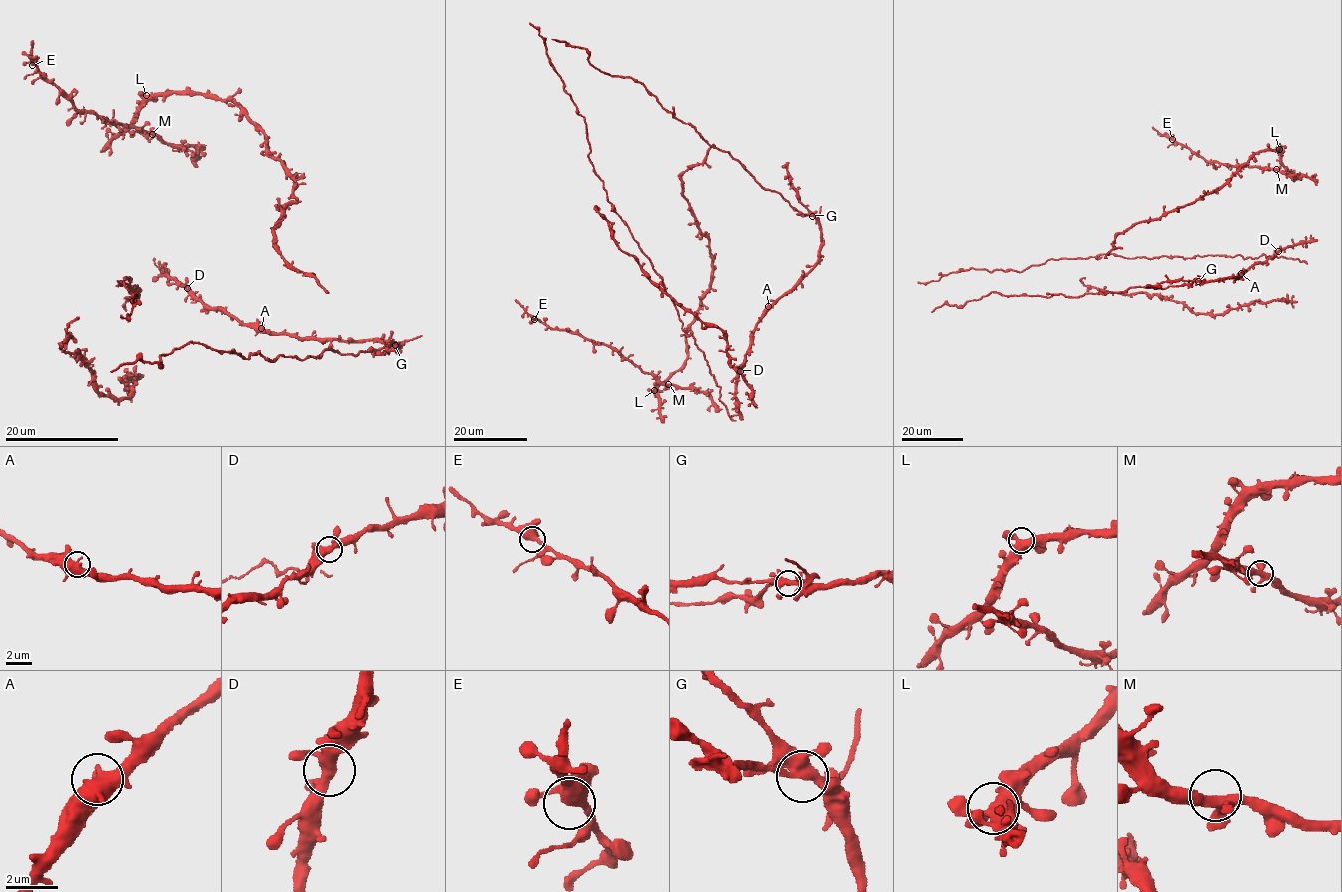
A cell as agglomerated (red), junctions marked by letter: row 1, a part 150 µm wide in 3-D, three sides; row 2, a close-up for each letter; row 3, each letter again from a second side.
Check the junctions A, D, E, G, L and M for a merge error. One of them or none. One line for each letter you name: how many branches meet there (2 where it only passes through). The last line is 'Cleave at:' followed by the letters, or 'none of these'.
G: branches 4
Cleave at: G

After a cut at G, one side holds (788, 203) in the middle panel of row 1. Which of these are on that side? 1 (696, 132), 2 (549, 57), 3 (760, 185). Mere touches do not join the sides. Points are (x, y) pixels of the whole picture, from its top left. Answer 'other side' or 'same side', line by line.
1: same side
2: other side
3: same side

